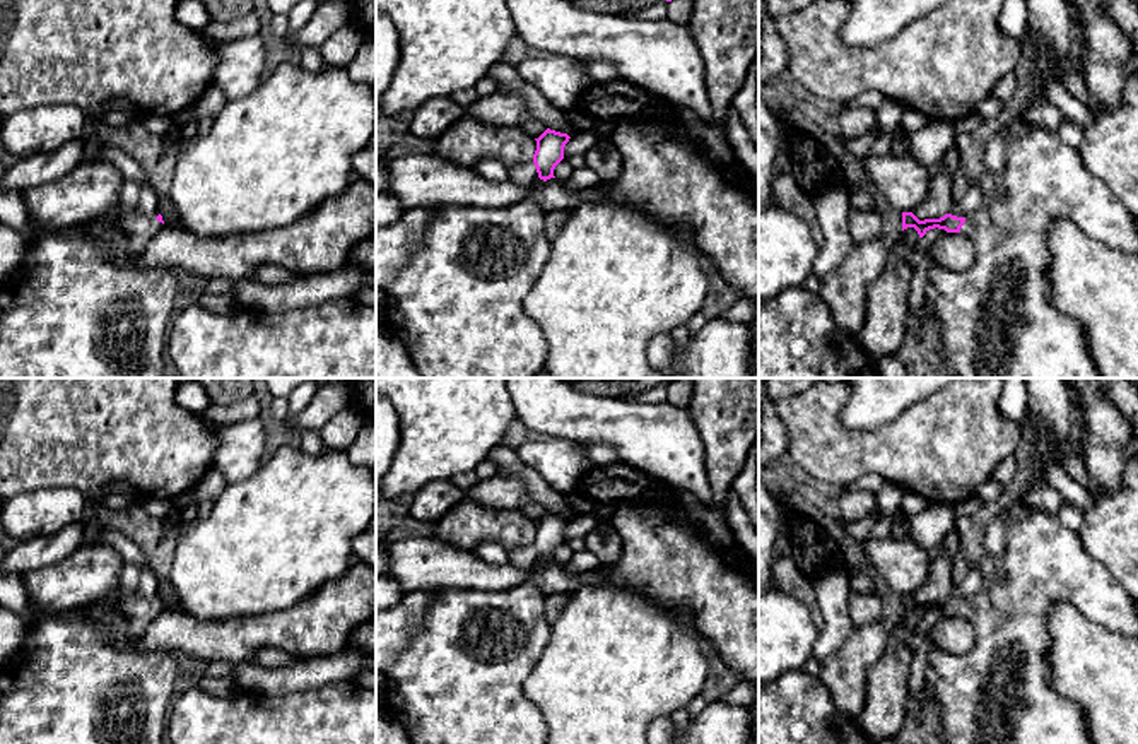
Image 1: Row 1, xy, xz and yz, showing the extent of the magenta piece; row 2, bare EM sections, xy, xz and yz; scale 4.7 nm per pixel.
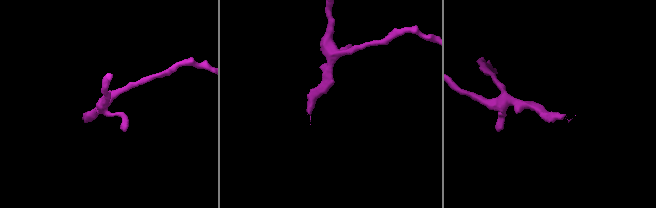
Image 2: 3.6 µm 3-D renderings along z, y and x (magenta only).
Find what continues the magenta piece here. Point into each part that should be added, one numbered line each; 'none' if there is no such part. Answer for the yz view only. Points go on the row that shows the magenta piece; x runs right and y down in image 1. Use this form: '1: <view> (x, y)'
1: yz (995, 320)

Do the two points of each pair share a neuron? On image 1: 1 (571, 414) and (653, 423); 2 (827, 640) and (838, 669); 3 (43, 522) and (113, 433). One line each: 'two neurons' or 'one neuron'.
1: one neuron
2: two neurons
3: two neurons

